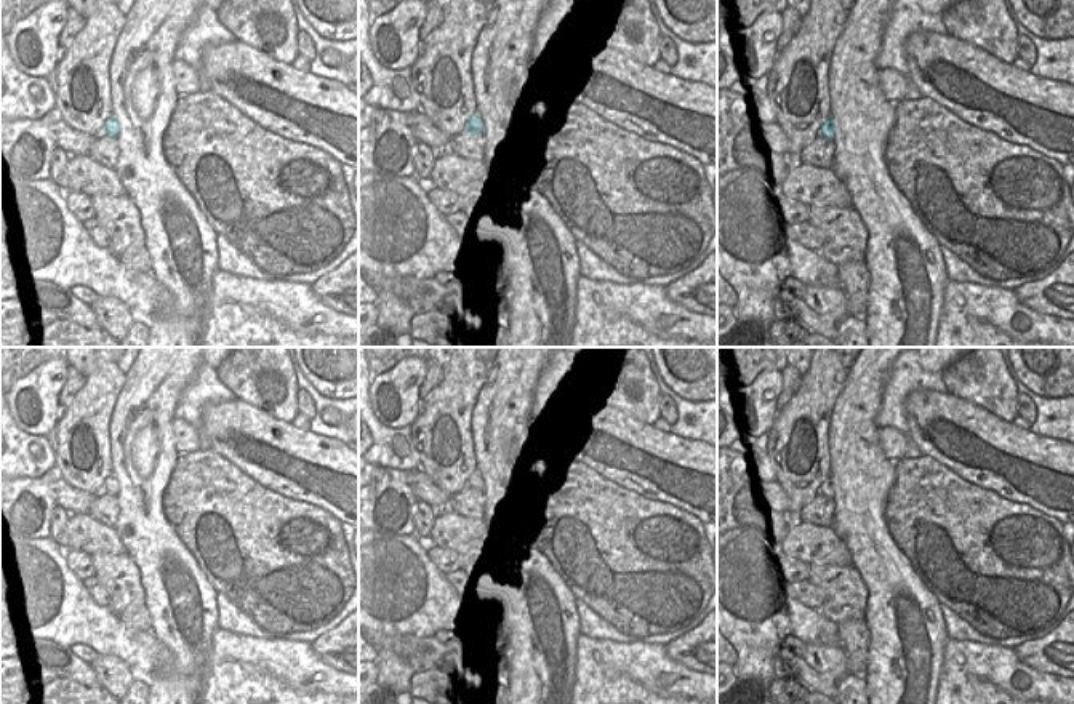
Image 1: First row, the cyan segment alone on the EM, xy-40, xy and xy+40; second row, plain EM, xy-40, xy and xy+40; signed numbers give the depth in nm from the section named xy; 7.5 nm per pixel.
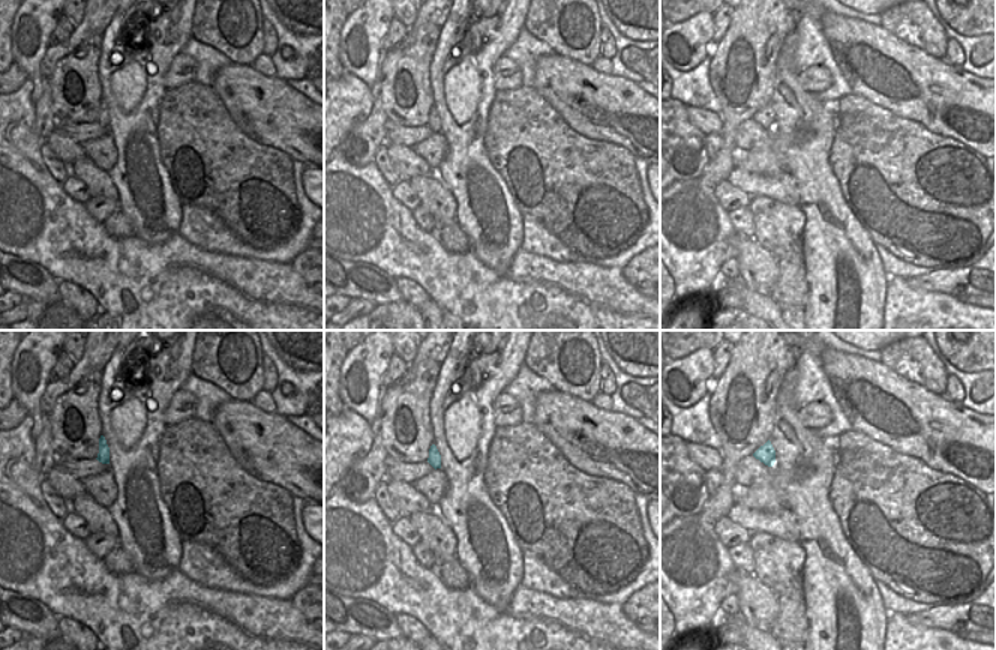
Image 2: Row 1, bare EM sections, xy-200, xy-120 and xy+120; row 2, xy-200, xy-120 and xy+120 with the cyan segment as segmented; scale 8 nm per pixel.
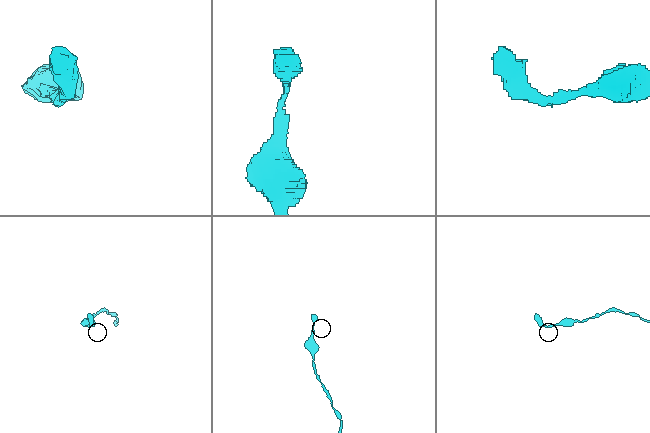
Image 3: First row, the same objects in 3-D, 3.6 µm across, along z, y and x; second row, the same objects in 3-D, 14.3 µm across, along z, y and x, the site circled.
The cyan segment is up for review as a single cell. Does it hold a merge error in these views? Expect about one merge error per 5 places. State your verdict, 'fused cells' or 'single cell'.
single cell

